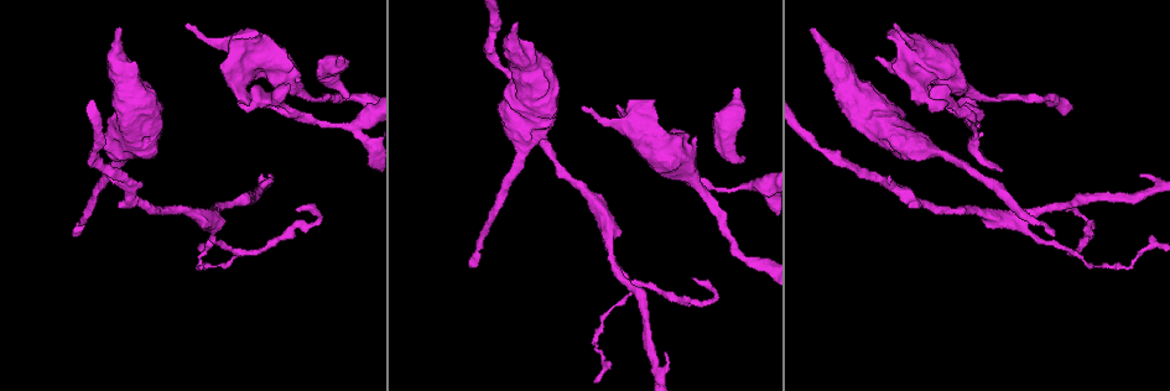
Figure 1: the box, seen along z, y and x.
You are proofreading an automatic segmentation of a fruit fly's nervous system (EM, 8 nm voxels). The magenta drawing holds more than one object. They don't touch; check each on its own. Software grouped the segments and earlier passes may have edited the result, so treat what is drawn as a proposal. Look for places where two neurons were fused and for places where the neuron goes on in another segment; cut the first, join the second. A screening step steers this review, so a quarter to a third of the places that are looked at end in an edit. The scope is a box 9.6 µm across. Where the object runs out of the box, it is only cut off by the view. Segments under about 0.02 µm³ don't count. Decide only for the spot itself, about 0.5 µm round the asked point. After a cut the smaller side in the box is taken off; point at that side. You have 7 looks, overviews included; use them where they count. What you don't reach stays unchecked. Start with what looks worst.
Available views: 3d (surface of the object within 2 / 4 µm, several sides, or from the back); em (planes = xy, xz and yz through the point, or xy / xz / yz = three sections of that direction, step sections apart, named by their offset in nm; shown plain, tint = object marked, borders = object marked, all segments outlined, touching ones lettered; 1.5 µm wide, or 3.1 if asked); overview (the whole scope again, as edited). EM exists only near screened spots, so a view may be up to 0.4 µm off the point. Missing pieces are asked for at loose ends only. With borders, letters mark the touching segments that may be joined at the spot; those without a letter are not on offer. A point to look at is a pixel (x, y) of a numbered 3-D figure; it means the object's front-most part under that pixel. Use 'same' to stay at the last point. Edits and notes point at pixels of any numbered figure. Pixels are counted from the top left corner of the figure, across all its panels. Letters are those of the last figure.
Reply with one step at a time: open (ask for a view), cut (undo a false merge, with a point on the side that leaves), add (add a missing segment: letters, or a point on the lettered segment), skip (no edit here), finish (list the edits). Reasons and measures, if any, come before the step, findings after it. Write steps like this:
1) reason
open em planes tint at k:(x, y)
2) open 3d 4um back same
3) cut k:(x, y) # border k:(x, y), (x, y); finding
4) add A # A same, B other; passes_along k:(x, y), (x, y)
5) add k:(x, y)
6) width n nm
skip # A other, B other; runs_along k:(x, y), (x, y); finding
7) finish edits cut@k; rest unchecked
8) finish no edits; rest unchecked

an open end
open em planes borders at 1:(877, 58)

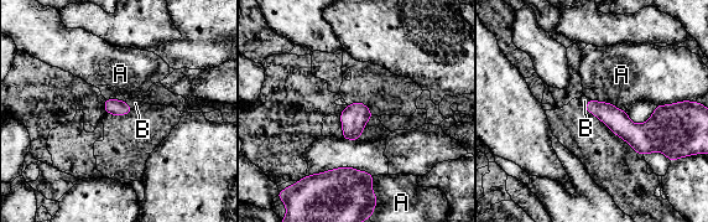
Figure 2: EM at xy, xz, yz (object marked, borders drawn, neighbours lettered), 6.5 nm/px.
add B # A other, B same; passes_along 2:(114, 107), (129, 106), (135, 103); the neuron continues

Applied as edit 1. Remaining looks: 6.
long arm stops here
open em planes borders at 1:(812, 27)

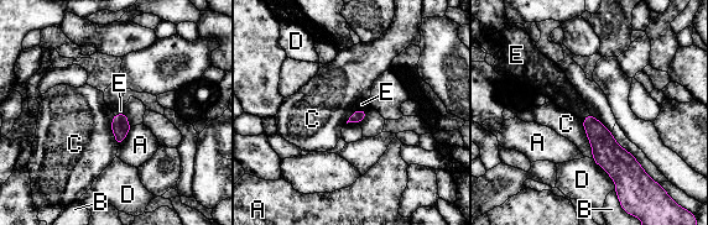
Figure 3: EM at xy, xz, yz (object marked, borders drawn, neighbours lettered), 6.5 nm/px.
add E # A other, B other, C other, D other, E same; passes_along 3:(358, 116), (359, 110), (362, 104); the neuron continues

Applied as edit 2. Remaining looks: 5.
an open end
open 3d 2um at 1:(186, 25)

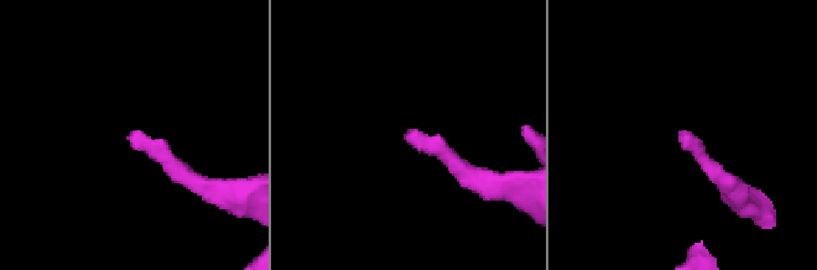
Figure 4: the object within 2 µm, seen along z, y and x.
shape alone is not enough
open em yz step 8 tint at 4:(133, 134)

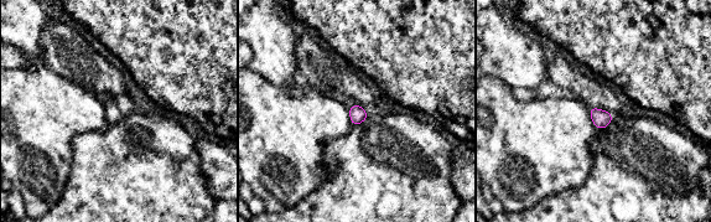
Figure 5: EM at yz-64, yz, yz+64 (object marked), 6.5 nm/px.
open em planes borders same

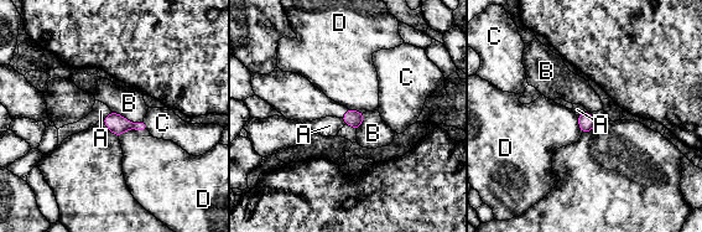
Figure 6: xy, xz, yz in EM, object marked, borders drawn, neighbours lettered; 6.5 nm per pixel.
skip # A other, B other, C other, D other; border 6:(591, 113), (582, 112), (578, 116); none of them fits

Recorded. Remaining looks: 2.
finish edits add@2, add@3; rest unchecked

